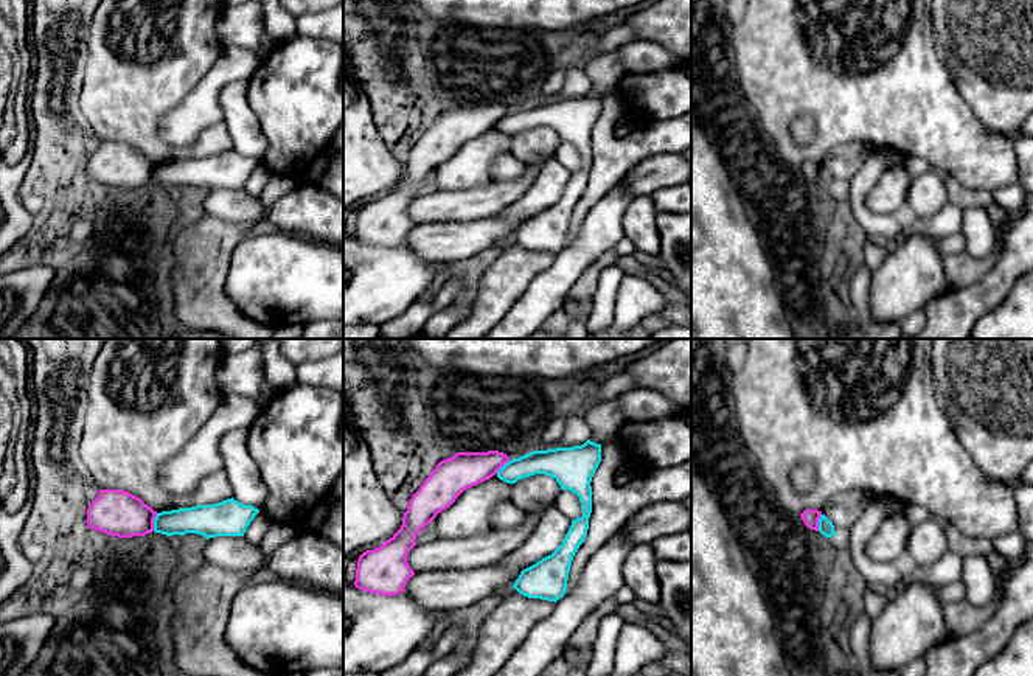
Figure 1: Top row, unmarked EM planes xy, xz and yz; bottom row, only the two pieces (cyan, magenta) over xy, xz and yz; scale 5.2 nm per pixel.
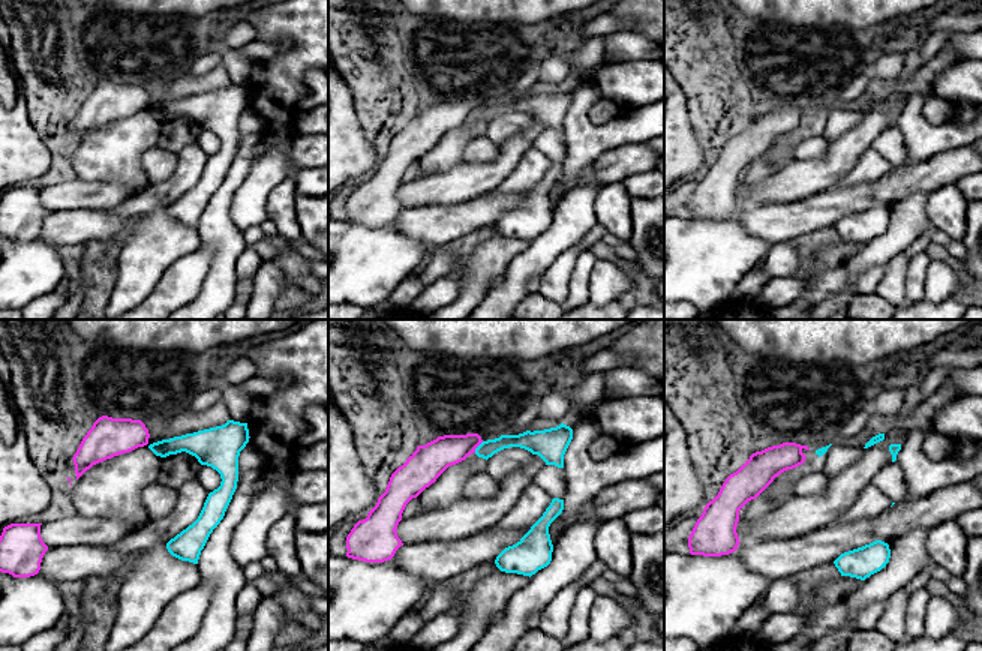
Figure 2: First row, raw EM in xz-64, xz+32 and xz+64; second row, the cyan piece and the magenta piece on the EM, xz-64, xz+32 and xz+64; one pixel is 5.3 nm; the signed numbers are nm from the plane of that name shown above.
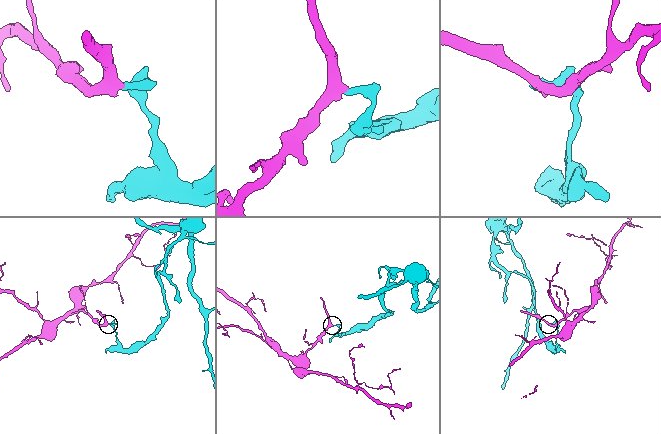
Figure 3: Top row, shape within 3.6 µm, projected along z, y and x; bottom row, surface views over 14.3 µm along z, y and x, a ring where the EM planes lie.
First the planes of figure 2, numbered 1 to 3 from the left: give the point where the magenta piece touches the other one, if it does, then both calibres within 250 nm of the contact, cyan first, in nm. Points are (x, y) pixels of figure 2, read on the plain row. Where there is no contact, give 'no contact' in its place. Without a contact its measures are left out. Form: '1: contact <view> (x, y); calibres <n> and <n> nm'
1: no contact
2: contact xz+32 (477, 111); calibres 90 and 180 nm
3: no contact

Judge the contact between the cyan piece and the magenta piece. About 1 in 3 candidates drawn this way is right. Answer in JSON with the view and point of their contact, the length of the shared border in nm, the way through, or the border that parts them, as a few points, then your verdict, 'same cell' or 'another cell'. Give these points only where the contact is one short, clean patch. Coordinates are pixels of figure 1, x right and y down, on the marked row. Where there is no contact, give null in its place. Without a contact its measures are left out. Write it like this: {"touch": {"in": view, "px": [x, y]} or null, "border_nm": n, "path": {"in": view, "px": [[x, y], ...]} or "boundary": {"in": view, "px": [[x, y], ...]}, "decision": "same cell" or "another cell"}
{"touch": {"in": "xy", "px": [154, 522]}, "border_nm": 100, "boundary": {"in": "xy", "px": [[157, 513], [153, 530]]}, "decision": "another cell"}

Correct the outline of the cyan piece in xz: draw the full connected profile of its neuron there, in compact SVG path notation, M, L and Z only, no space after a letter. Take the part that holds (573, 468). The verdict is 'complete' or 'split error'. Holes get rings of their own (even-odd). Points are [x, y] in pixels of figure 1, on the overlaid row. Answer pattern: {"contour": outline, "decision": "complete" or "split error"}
{"contour": "M587 440L581 446L533 451L505 463L497 477L506 483L545 474L553 477L561 490L579 497L583 516L572 521L562 544L548 556L523 569L514 589L528 598L558 601L567 591L570 566L584 542L592 513L592 477L601 462L601 444Z", "decision": "complete"}

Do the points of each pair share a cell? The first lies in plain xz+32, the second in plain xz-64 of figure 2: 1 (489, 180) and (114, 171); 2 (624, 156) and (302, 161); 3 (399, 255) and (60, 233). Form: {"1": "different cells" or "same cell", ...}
{"1": "different cells", "2": "same cell", "3": "different cells"}

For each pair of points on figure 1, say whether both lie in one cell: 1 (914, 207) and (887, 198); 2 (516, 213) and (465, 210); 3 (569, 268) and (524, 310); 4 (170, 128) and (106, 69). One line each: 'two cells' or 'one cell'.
1: one cell
2: two cells
3: one cell
4: two cells

